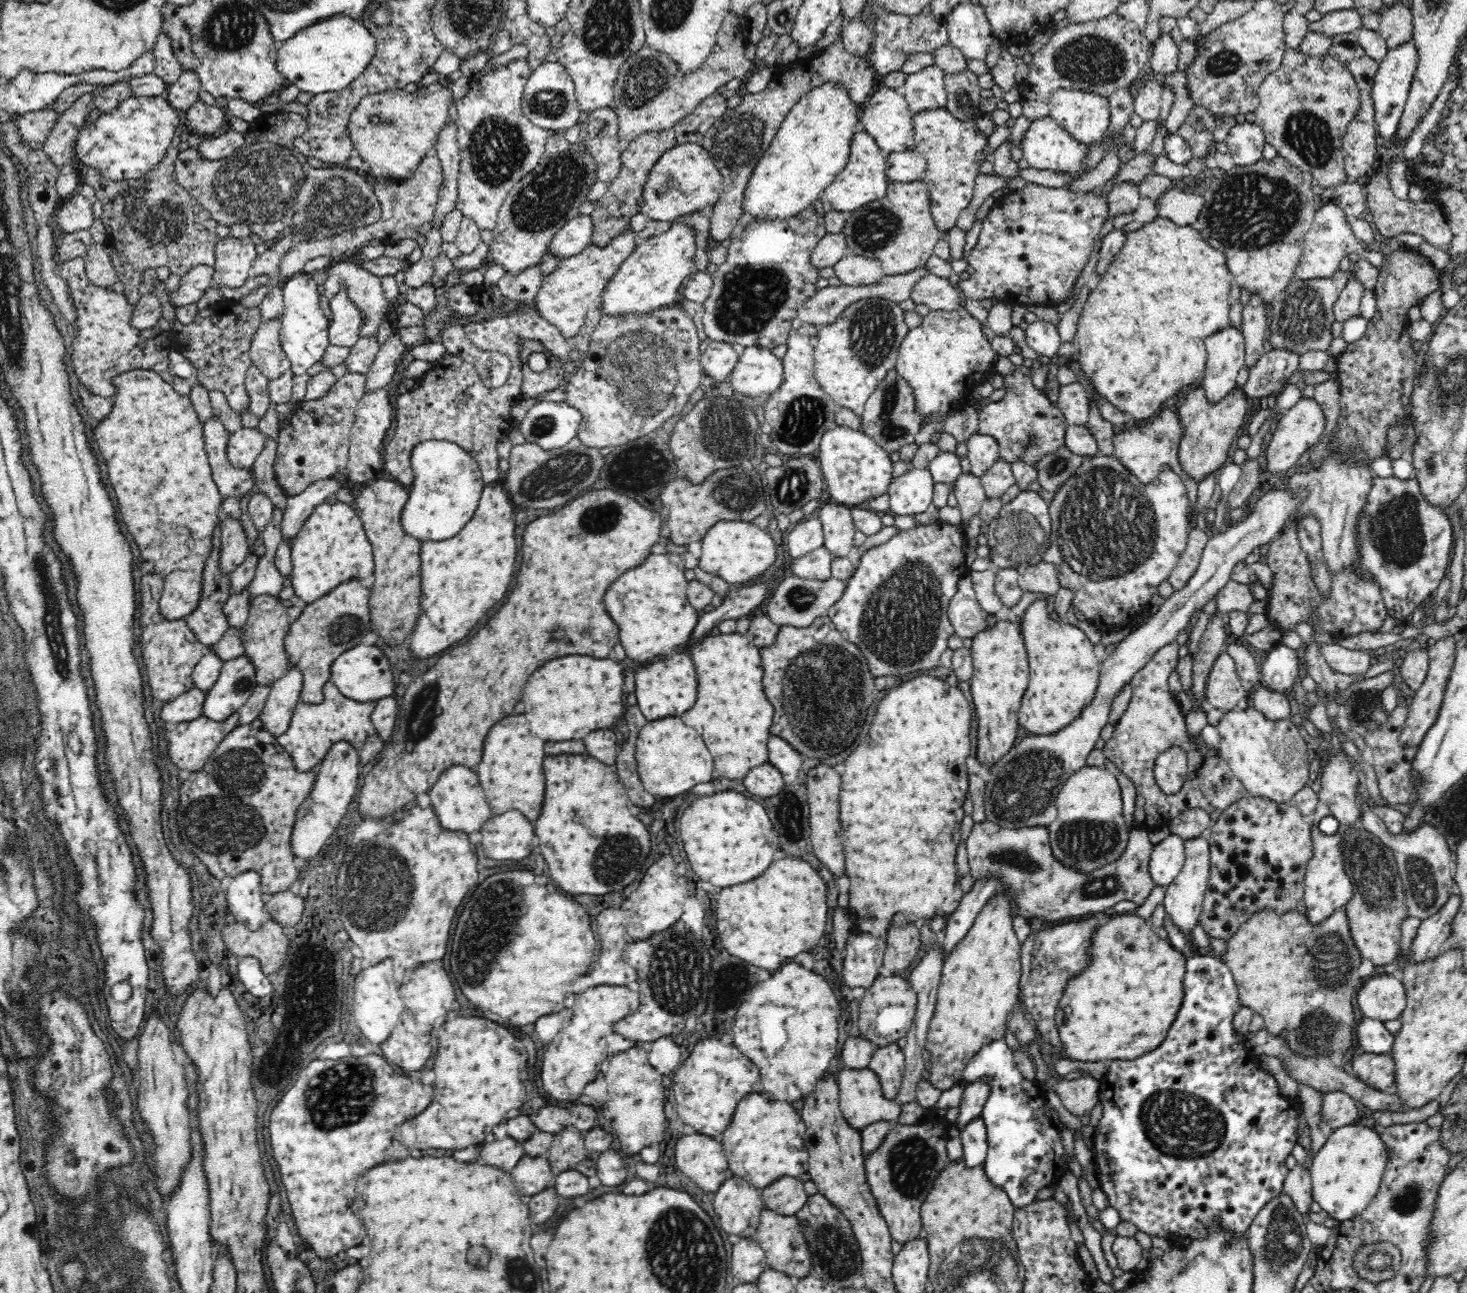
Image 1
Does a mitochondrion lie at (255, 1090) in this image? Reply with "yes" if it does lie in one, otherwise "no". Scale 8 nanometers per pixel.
no

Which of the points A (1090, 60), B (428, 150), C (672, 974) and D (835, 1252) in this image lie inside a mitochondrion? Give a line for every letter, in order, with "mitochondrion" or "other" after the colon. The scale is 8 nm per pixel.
A: mitochondrion
B: other
C: mitochondrion
D: mitochondrion

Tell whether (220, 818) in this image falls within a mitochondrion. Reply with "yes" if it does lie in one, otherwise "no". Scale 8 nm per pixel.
yes

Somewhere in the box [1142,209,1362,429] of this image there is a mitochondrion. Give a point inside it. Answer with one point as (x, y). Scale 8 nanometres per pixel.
(1301, 318)

